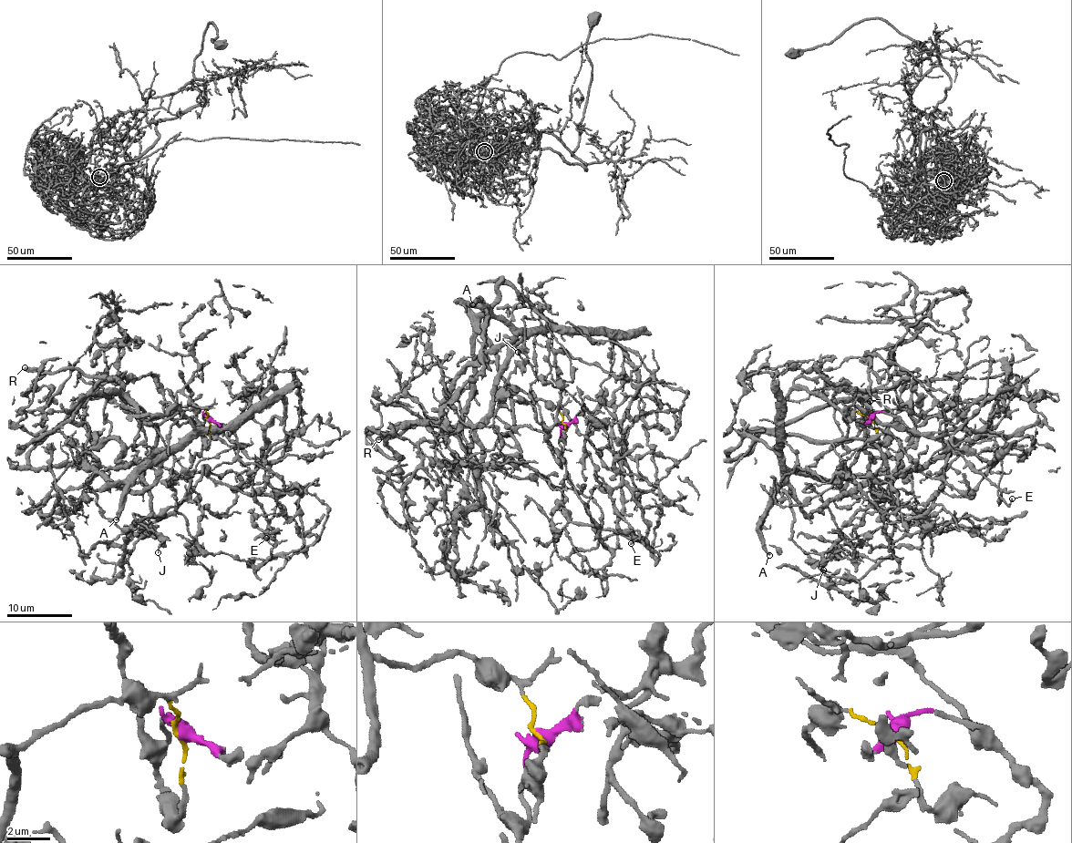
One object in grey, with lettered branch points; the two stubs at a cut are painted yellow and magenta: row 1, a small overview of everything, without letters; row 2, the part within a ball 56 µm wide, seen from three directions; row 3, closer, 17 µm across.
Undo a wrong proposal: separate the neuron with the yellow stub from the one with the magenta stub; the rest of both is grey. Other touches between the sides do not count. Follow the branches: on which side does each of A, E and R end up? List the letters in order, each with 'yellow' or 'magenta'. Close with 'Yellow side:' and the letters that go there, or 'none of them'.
A: magenta
E: yellow
R: yellow
Yellow side: E, R

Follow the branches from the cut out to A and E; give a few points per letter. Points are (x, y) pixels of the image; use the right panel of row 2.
A: (869, 419), (881, 412), (893, 415), (916, 441), (890, 475), (841, 480), (788, 472), (759, 526), (768, 555)
E: (870, 419), (843, 419), (880, 451), (904, 519), (920, 518), (953, 450), (1001, 462), (997, 492), (1012, 498)

